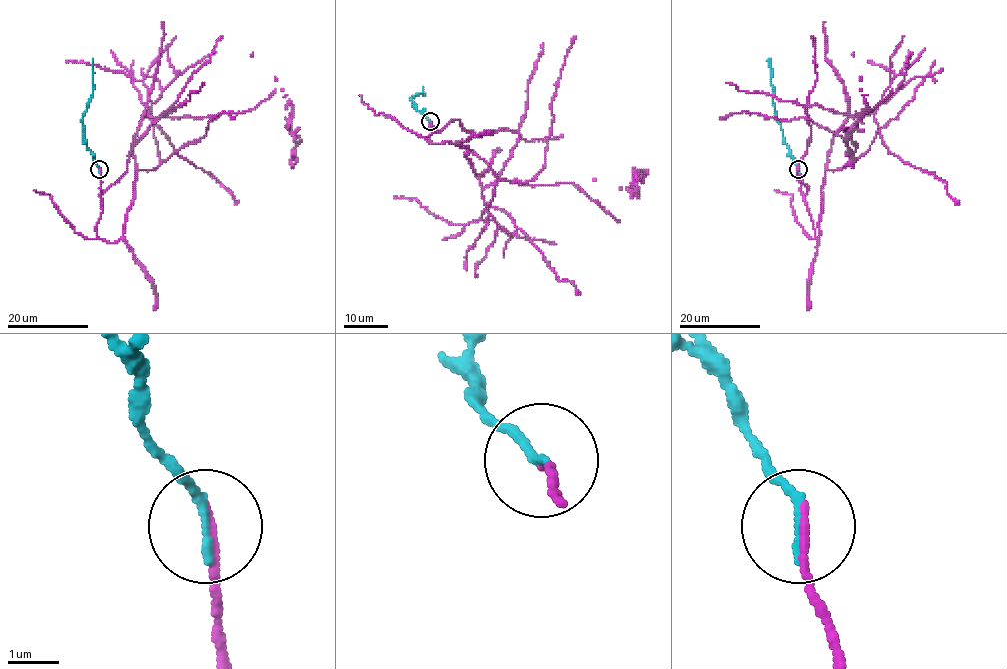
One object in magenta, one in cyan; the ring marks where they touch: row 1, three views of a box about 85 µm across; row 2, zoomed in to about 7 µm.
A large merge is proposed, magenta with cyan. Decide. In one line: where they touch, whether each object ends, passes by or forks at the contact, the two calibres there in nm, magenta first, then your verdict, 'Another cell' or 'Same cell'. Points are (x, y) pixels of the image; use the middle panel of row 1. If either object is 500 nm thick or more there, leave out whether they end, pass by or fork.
Place: (430, 121). At the ring magenta ends. At the ring cyan ends. Thickness 180 nm (magenta) against 180 nm. Same cell

